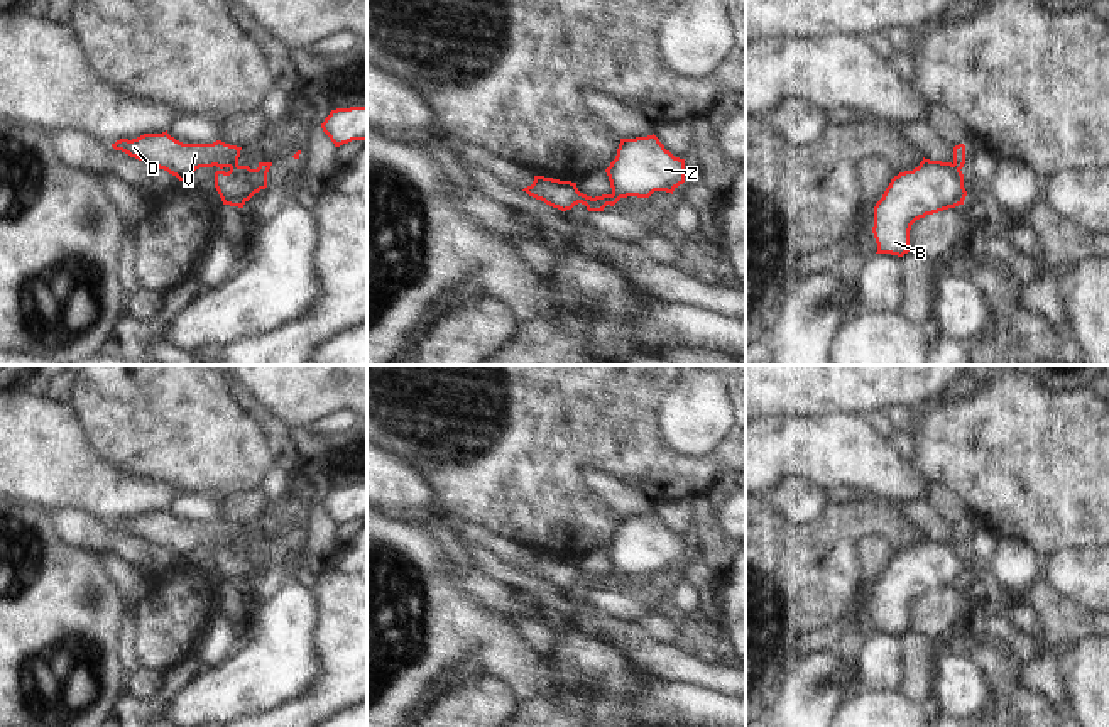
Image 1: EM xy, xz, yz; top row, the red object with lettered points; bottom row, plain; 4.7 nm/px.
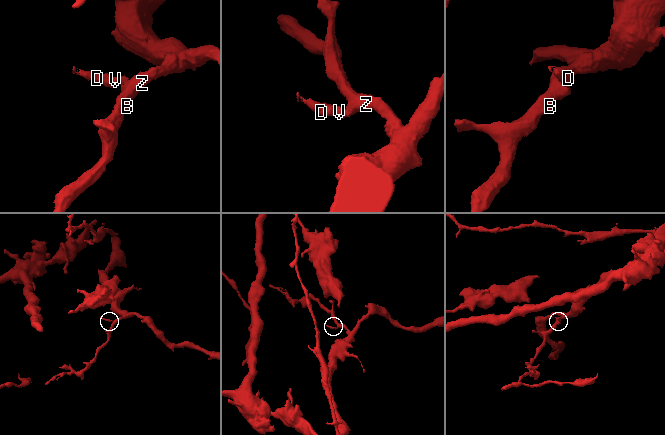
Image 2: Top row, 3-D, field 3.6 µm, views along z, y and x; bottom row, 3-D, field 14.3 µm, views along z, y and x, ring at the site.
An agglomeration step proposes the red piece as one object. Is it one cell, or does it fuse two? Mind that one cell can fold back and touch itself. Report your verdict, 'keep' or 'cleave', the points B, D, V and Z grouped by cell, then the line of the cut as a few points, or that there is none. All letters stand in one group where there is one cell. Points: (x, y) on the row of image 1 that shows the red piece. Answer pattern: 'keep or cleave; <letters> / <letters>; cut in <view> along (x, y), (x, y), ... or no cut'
cleave; B Z / D V; cut in xy along (237, 164), (230, 168)

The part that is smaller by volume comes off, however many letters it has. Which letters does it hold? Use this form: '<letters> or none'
D, V

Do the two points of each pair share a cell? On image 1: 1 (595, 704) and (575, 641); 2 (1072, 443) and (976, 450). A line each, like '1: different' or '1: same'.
1: same
2: same

